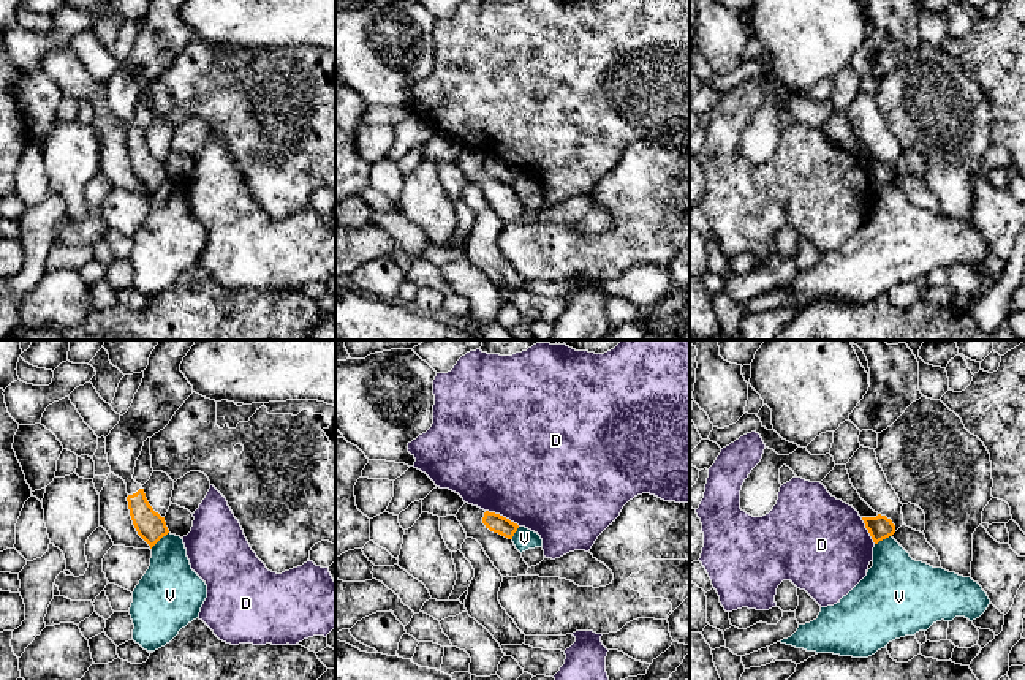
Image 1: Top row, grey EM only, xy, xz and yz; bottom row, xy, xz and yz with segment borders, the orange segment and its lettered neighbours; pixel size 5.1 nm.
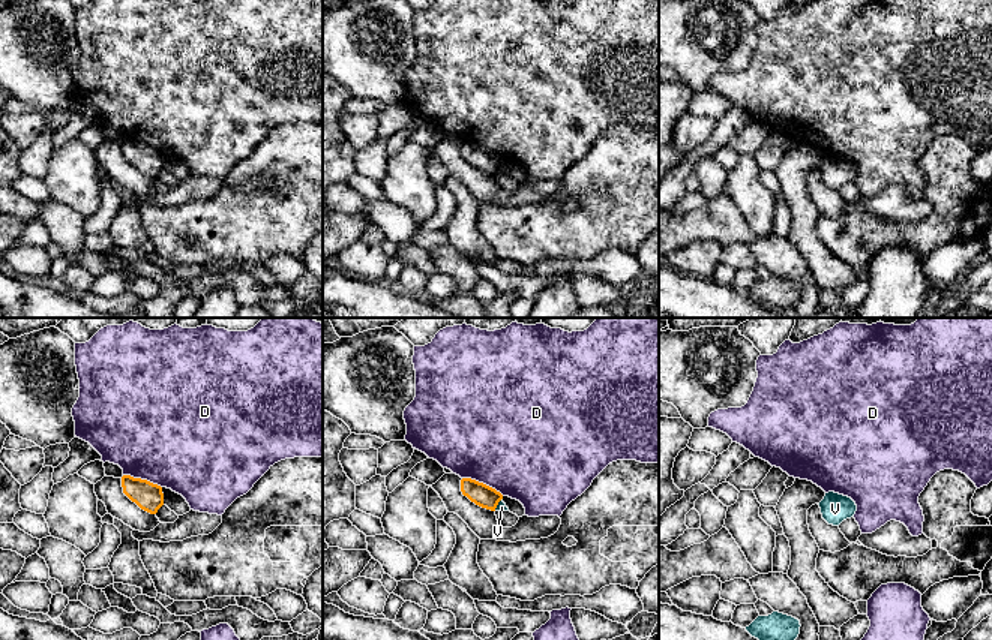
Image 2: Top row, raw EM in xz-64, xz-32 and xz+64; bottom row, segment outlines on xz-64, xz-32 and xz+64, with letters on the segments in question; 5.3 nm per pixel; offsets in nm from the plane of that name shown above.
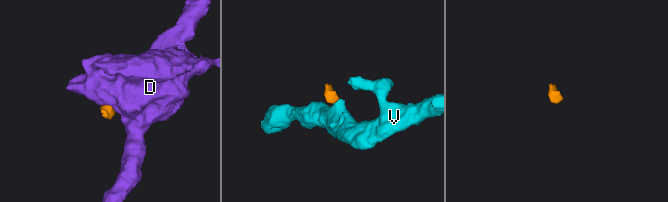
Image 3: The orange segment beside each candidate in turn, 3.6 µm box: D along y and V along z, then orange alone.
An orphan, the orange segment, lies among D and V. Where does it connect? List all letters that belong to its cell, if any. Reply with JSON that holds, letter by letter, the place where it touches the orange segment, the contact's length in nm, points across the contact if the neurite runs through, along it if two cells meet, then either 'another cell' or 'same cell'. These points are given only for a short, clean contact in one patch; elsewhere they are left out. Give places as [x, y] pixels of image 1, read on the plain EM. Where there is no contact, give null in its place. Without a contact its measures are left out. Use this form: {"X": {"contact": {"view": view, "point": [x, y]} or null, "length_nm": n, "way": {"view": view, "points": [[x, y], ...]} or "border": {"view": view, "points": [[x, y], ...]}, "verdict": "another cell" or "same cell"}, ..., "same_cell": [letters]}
{"D": {"contact": {"view": "xz", "point": [502, 162]}, "length_nm": 190, "border": {"view": "xz", "points": [[486, 155], [502, 160], [519, 171]]}, "verdict": "another cell"}, "V": {"contact": {"view": "xy", "point": [158, 185]}, "length_nm": 130, "border": {"view": "xy", "points": [[168, 177], [151, 195]]}, "verdict": "another cell"}, "same_cell": []}

